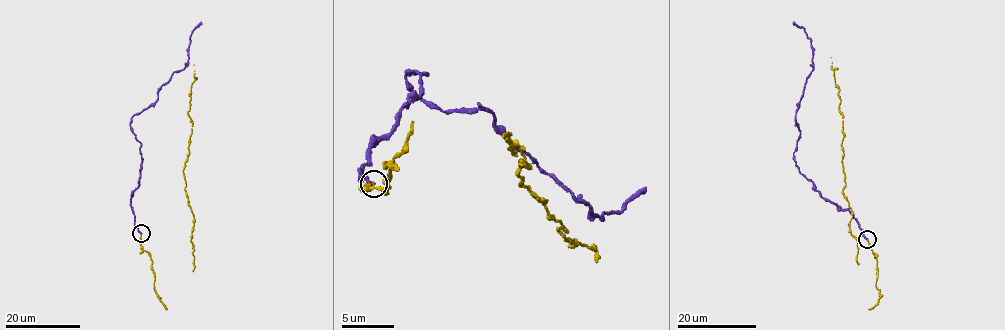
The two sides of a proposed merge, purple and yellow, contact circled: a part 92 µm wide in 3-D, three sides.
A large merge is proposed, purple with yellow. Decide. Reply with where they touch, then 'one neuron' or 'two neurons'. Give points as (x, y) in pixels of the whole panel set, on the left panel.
at (141, 233); one neuron

